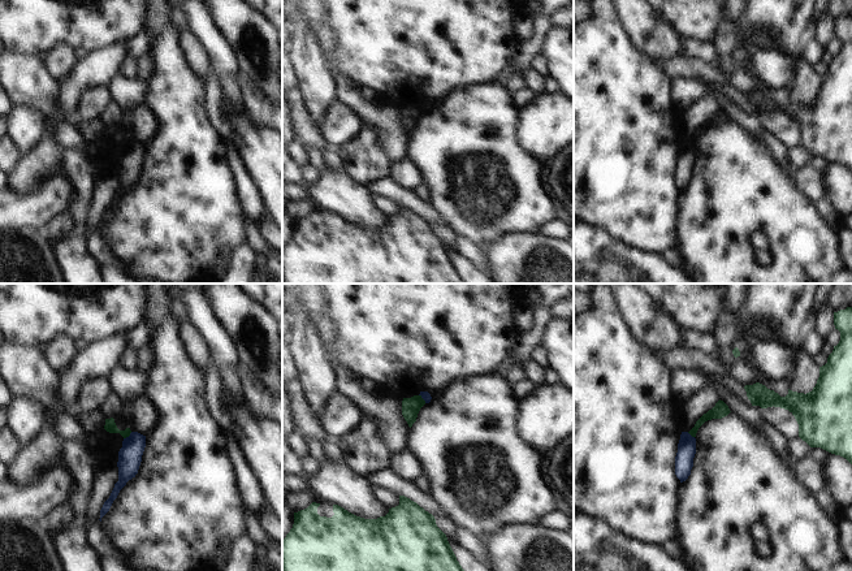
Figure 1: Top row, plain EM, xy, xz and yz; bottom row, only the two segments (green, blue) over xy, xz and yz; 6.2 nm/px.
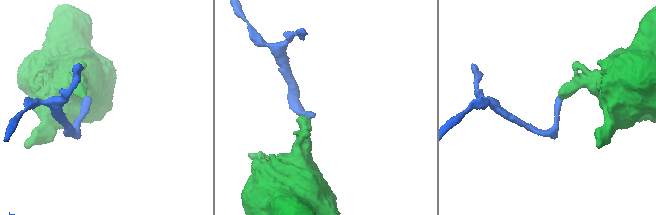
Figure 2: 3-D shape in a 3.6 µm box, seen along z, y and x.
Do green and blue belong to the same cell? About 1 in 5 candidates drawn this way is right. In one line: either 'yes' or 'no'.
no

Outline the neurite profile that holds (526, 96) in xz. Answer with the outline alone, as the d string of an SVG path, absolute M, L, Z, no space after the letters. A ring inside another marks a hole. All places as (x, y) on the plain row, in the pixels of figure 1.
M524 87L520 91L518 91L516 94L514 94L519 107L523 109L524 107L535 103L539 98L540 92L537 92L533 88L529 87Z

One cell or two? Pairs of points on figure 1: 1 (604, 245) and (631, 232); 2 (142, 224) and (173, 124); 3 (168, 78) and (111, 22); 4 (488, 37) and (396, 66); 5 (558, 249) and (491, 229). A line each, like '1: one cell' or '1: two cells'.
1: two cells
2: one cell
3: two cells
4: one cell
5: two cells

